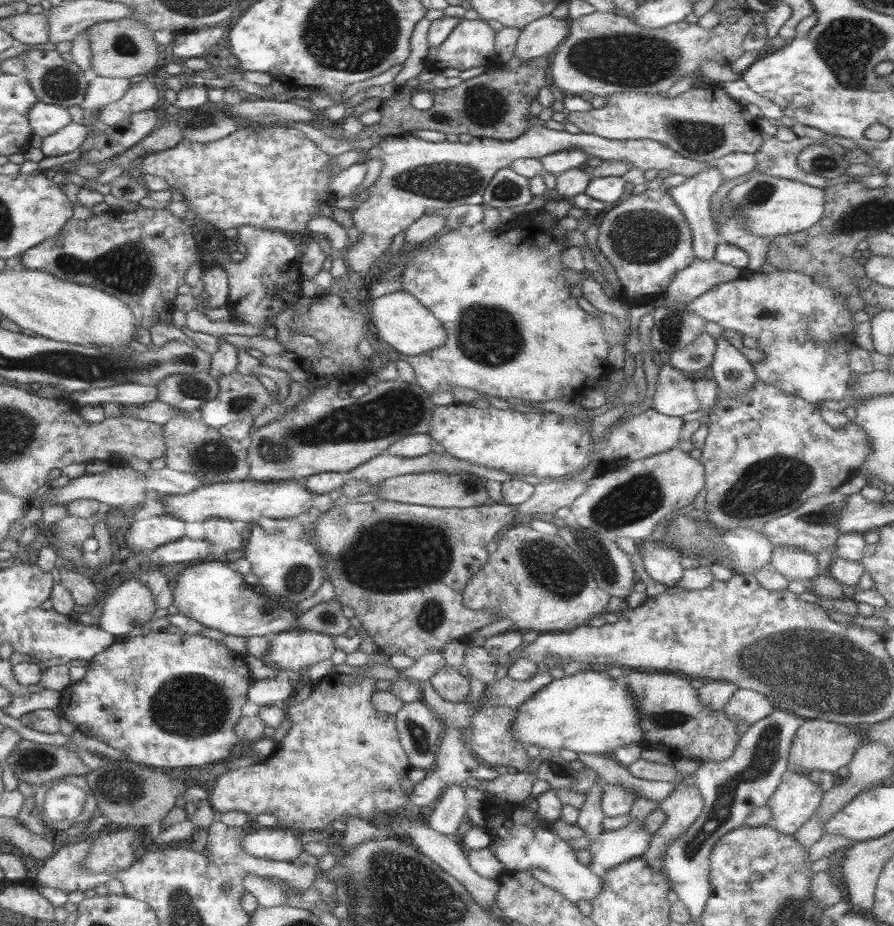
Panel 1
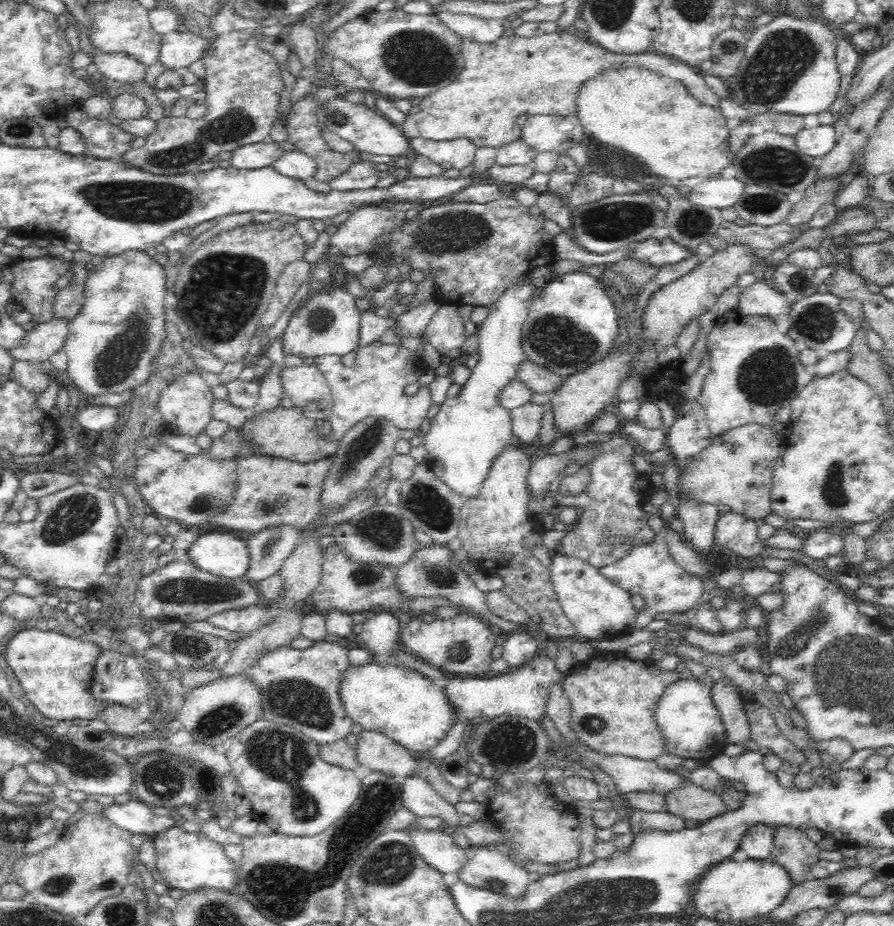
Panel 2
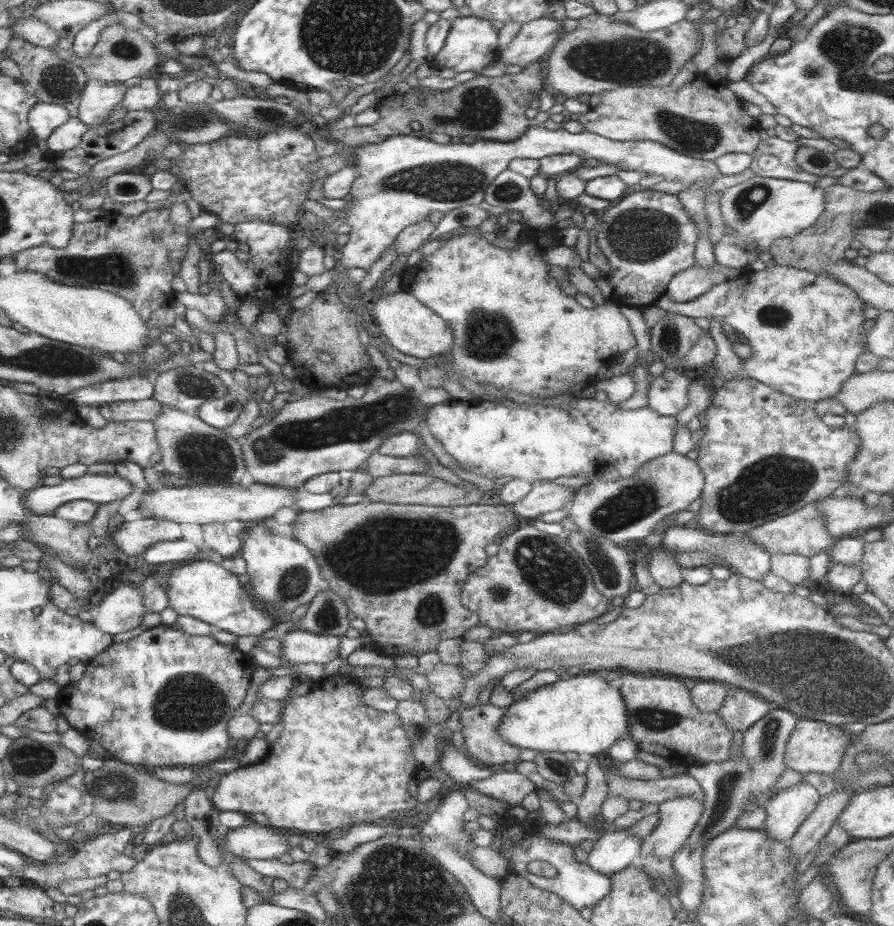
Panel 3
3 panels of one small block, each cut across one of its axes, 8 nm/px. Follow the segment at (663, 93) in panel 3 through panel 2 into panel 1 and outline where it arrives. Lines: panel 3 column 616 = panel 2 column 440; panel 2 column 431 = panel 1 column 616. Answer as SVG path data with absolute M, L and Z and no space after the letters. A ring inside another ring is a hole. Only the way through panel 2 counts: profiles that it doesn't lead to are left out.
M721 86L707 90L687 90L675 98L643 92L619 92L605 98L605 106L589 112L569 112L561 118L573 124L581 134L599 136L601 140L655 140L677 152L681 158L697 162L715 162L731 152L755 154L761 140L757 120L745 108L733 102Z

